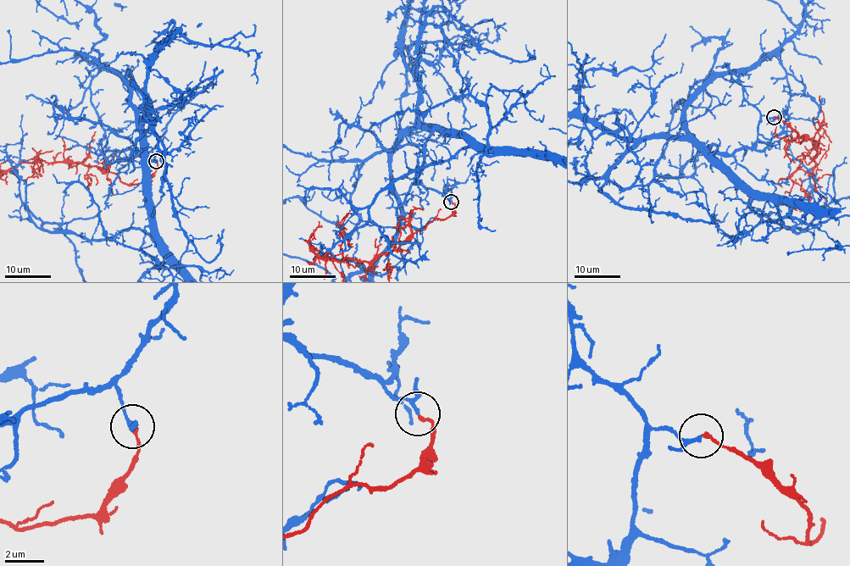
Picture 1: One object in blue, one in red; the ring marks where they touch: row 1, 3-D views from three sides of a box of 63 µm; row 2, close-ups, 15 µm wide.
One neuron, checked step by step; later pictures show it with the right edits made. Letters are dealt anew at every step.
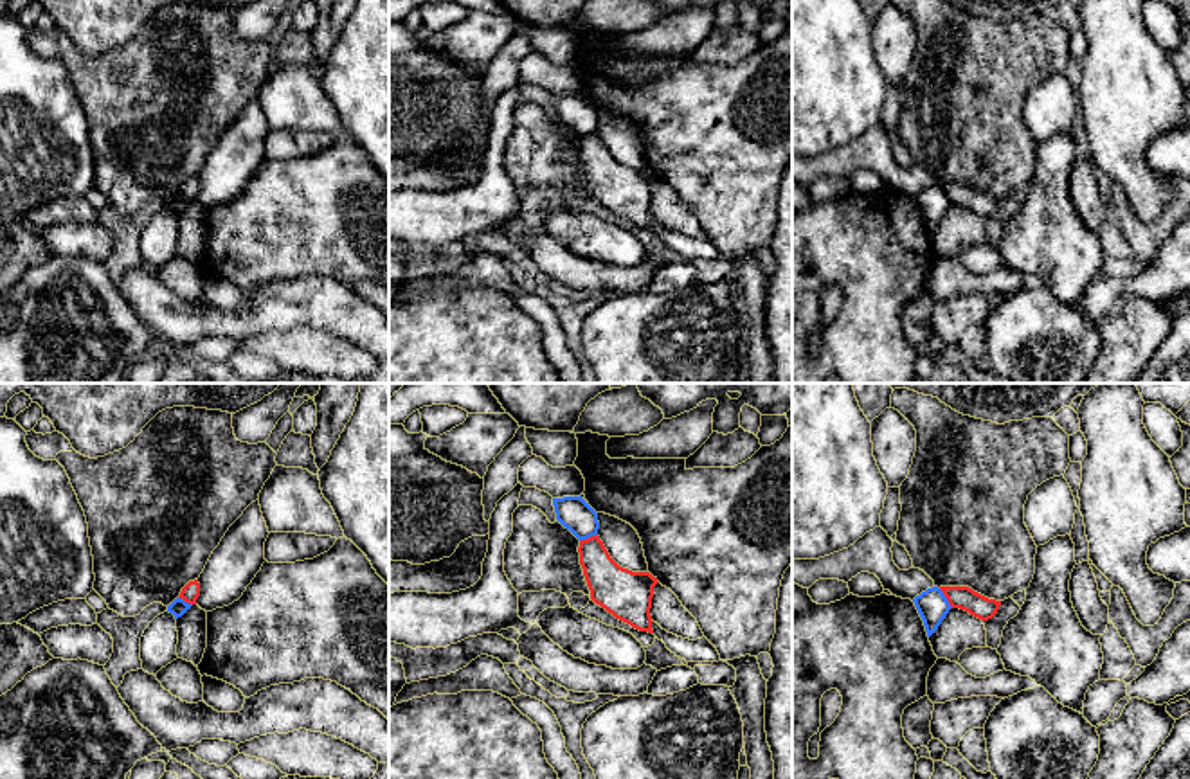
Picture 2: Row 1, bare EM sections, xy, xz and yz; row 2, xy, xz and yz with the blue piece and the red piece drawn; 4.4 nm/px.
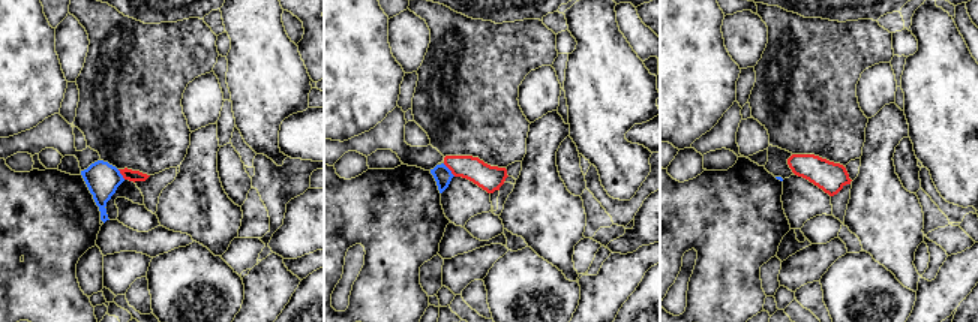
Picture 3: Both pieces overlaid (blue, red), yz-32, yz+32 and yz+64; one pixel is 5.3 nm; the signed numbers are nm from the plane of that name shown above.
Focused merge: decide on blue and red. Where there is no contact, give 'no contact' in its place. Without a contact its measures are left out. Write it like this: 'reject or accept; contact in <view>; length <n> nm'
reject; contact in yz; length 110 nm

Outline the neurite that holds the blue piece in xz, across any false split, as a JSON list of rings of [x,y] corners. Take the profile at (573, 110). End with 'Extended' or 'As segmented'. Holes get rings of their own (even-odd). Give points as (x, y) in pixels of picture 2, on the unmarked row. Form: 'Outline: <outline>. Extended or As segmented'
Outline: [[[580,94],[553,95],[556,117],[580,139],[598,131],[598,110]]]. As segmented

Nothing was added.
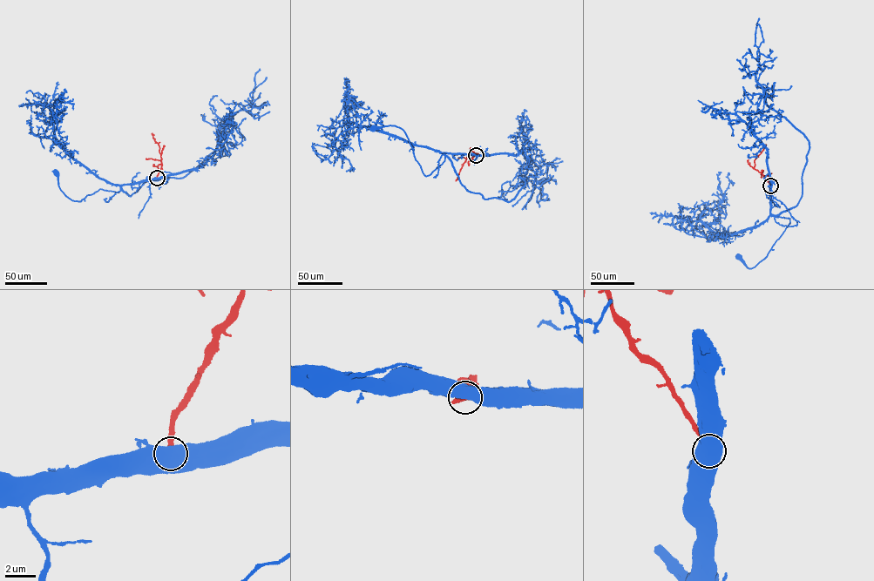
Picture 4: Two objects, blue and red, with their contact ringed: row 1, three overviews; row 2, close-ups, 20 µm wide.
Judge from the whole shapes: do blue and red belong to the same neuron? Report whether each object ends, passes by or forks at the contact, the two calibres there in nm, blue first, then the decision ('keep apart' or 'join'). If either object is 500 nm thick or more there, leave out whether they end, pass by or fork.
calibres 950 and 380 nm; keep apart

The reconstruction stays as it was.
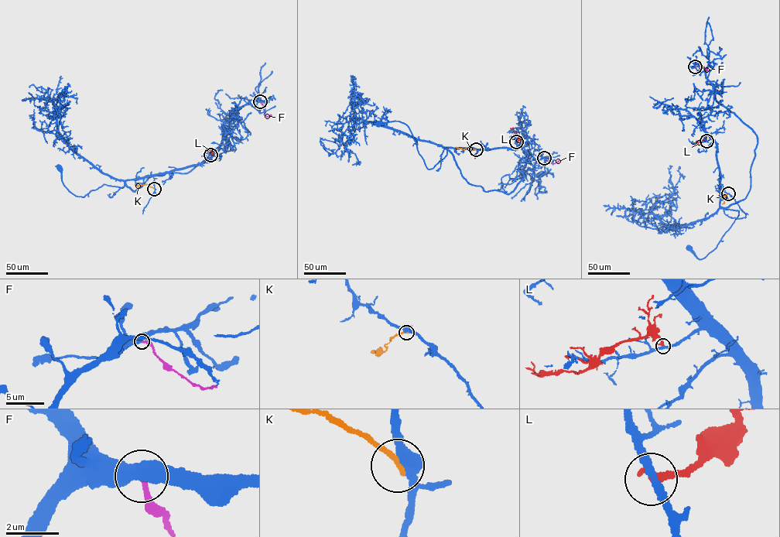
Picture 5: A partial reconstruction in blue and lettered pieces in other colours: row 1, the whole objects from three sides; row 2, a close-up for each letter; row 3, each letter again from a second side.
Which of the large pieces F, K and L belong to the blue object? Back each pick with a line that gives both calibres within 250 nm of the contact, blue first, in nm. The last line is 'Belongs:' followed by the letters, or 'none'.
Belongs: none

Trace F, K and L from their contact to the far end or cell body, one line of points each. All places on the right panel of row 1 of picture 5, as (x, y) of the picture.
F: (695, 66), (702, 65), (704, 68)
K: (728, 193), (724, 196), (724, 203), (722, 203)
L: (706, 141), (692, 142)

